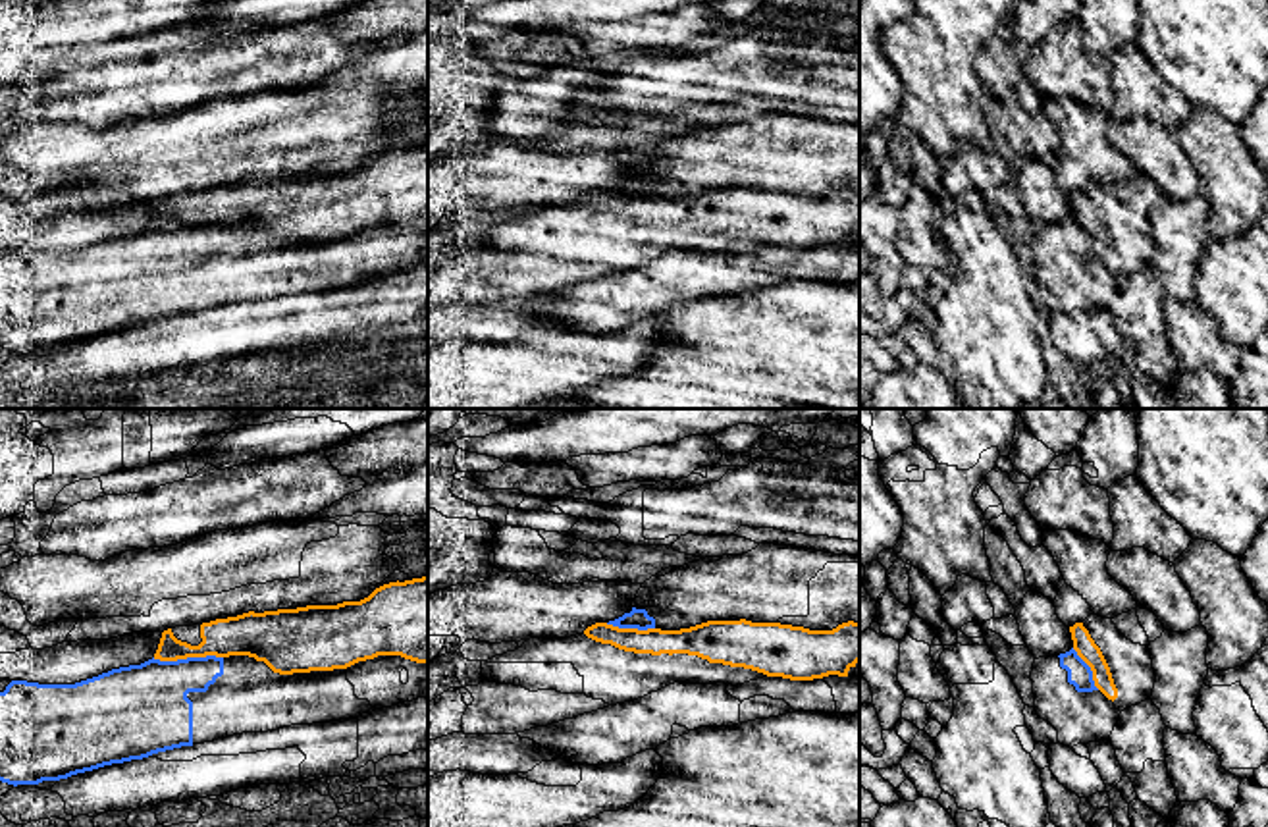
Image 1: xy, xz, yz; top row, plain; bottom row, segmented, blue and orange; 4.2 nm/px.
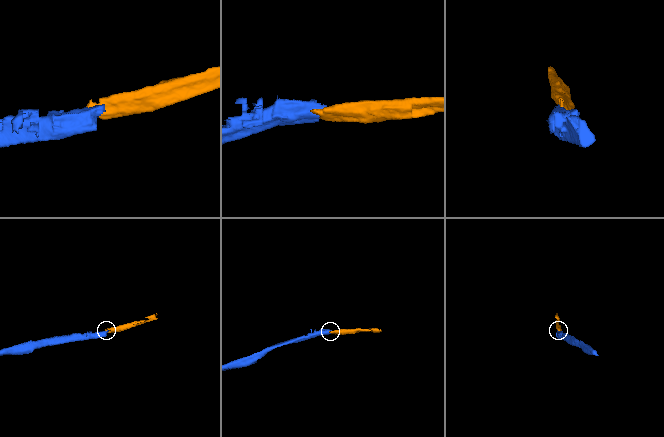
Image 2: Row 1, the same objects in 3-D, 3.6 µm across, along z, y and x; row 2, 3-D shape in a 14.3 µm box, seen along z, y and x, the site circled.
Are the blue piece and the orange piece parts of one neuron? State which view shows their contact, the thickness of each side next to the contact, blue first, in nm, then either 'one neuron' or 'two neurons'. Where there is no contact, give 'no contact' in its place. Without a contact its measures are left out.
xy | 320/170 nm | two neurons

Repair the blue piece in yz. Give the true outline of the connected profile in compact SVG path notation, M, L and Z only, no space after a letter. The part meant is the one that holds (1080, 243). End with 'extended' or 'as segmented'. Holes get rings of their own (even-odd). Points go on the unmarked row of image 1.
M1073 216L1035 227L1031 249L1033 276L1058 299L1060 312L1073 316L1110 307L1122 280L1095 254L1091 235Z | extended

